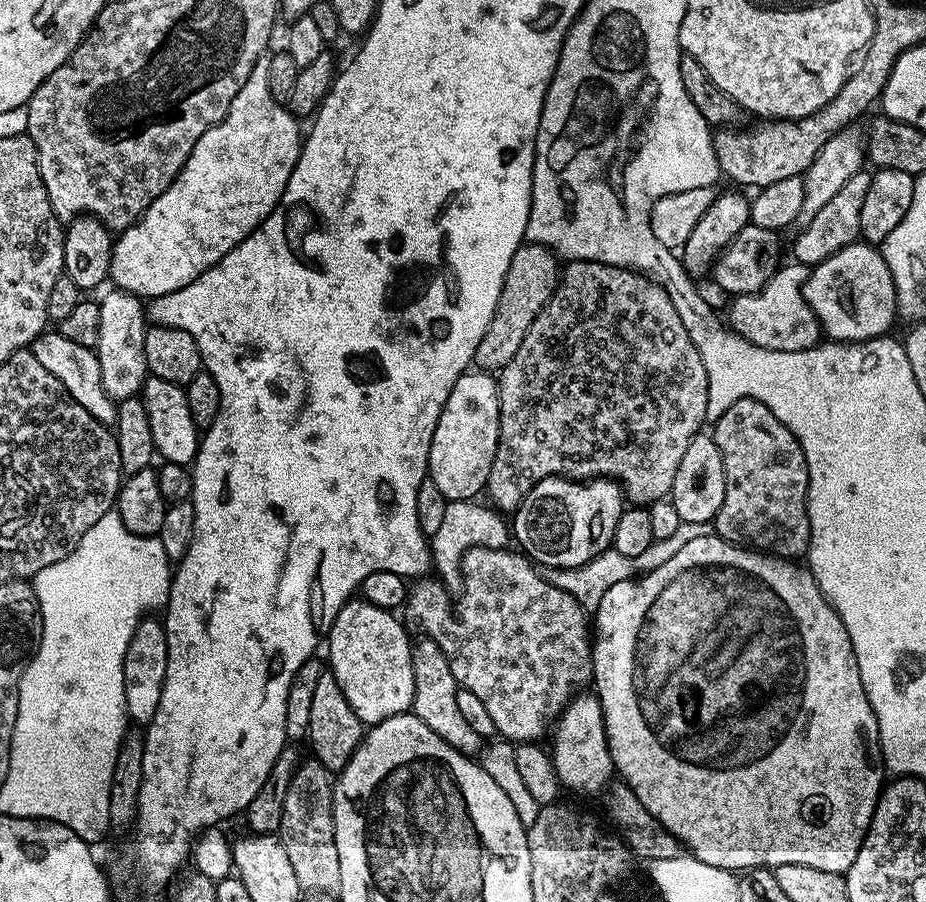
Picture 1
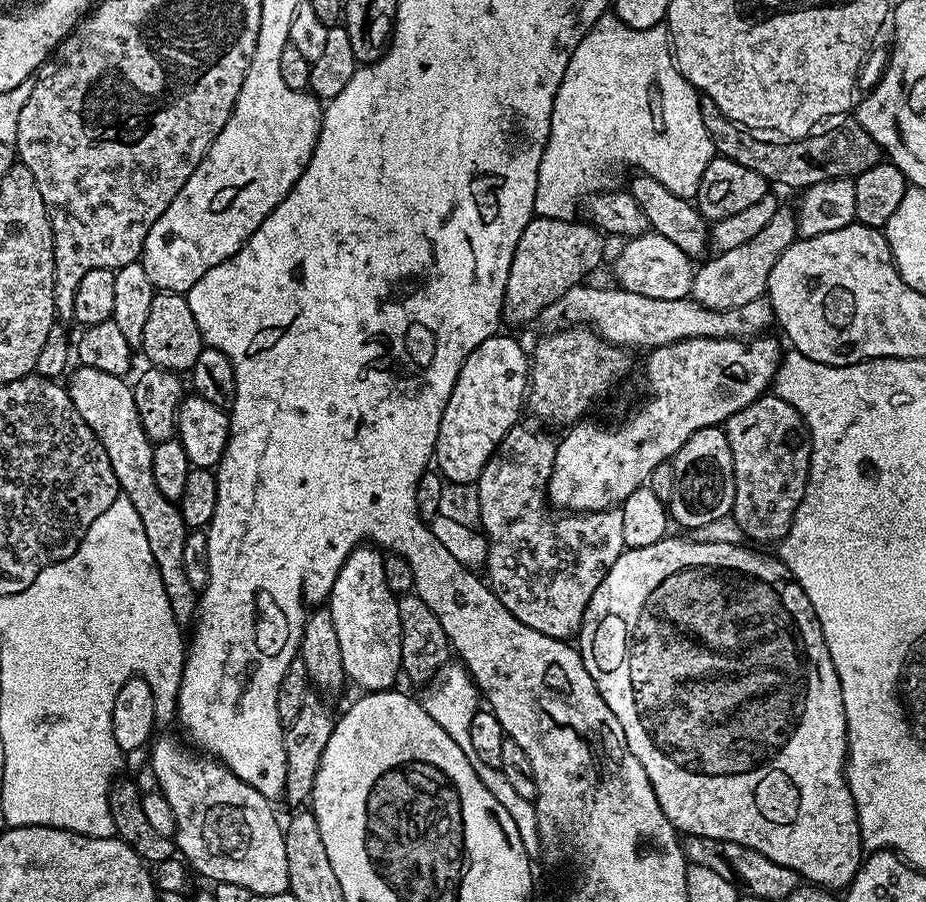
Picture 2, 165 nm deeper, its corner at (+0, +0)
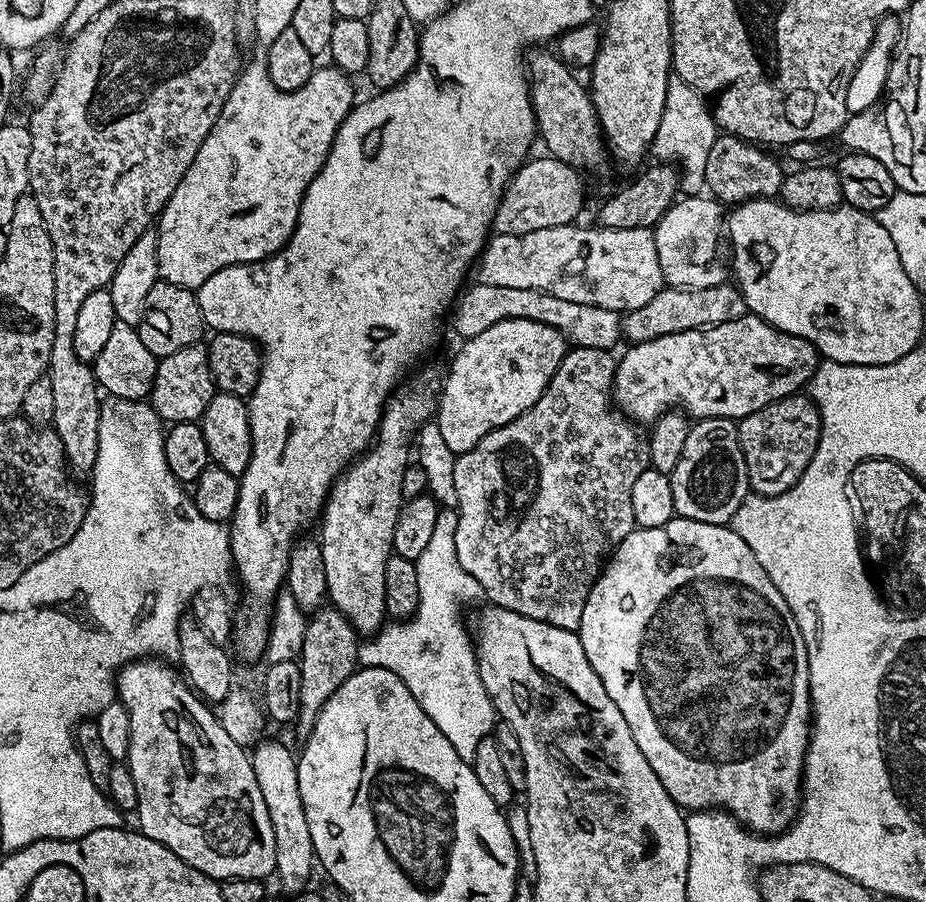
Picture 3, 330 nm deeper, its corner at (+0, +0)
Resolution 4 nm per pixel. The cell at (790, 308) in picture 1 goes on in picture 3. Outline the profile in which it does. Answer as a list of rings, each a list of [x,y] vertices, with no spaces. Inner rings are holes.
[[[469,283],[461,291],[450,312],[450,320],[456,327],[460,338],[469,340],[485,330],[490,330],[498,322],[510,318],[530,318],[546,326],[554,326],[564,335],[569,345],[578,348],[615,349],[616,343],[622,340],[622,316],[619,312],[602,310],[602,306],[586,306],[582,302],[566,302],[546,294],[542,290],[518,290],[511,286],[490,286],[489,284]]]

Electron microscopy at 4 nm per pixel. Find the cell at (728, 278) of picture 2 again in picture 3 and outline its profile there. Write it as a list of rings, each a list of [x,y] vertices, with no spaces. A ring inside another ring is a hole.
[[[725,282],[709,288],[661,288],[646,306],[627,313],[622,320],[622,336],[632,344],[650,342],[662,334],[678,334],[682,330],[709,328],[722,322],[730,322],[742,318],[748,312],[746,302],[742,298],[735,283]]]

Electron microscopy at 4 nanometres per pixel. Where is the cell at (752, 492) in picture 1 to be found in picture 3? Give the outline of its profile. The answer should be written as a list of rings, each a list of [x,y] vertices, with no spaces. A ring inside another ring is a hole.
[[[808,394],[787,396],[738,422],[740,445],[746,458],[749,489],[757,497],[771,498],[790,490],[806,470],[820,441],[820,411]]]

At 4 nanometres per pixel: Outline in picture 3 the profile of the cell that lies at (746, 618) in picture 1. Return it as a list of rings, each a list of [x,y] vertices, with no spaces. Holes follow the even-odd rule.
[[[676,516],[662,526],[633,530],[616,547],[614,555],[607,561],[606,567],[601,571],[600,579],[596,581],[596,585],[590,590],[588,600],[584,603],[584,609],[582,610],[578,635],[582,642],[582,650],[586,650],[586,658],[590,662],[590,666],[600,675],[602,686],[606,686],[606,694],[610,694],[610,698],[618,706],[622,718],[626,718],[626,726],[630,726],[634,742],[638,742],[638,750],[642,750],[642,754],[650,762],[654,774],[658,774],[666,794],[670,794],[670,798],[675,804],[680,805],[681,809],[684,810],[712,810],[717,808],[725,812],[731,812],[745,828],[757,834],[779,834],[795,821],[798,815],[798,789],[802,784],[802,765],[808,750],[810,721],[814,716],[812,711],[812,679],[808,673],[808,648],[804,644],[802,634],[798,630],[798,622],[794,618],[786,598],[782,598],[778,586],[774,586],[774,582],[770,582],[770,574],[766,574],[766,570],[762,570],[762,562],[758,562],[758,558],[754,558],[754,550],[750,546],[746,546],[746,542],[742,542],[742,538],[738,538],[738,534],[732,527],[722,524],[694,522],[685,516]]]

